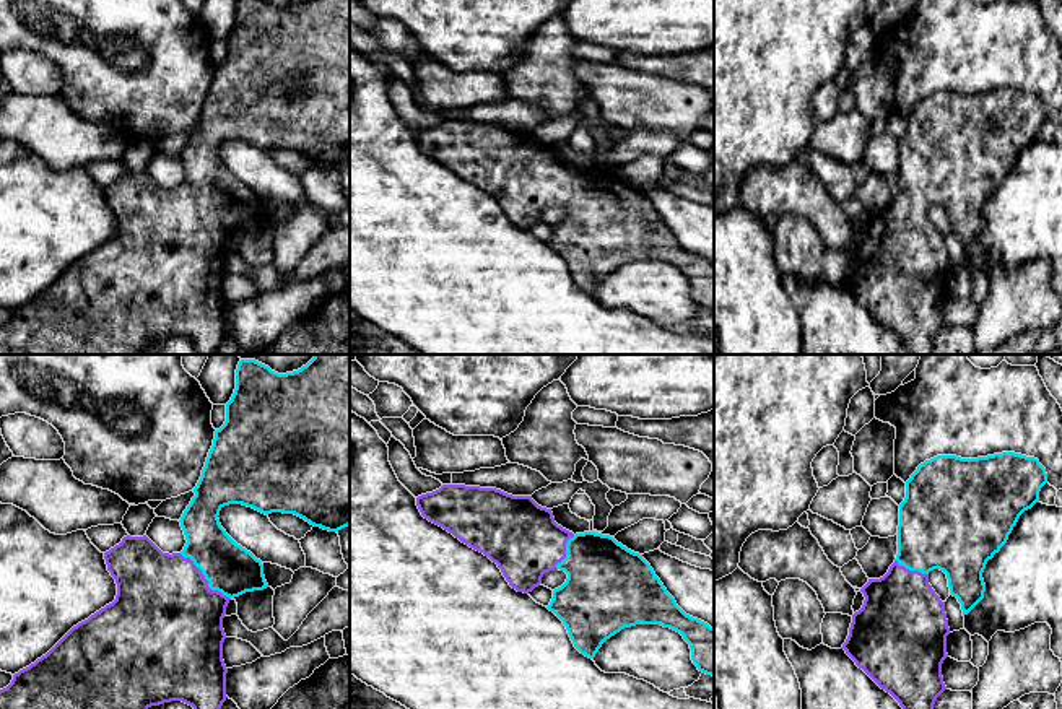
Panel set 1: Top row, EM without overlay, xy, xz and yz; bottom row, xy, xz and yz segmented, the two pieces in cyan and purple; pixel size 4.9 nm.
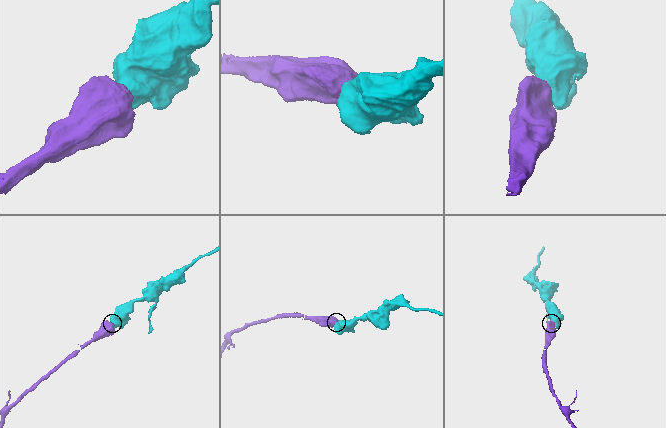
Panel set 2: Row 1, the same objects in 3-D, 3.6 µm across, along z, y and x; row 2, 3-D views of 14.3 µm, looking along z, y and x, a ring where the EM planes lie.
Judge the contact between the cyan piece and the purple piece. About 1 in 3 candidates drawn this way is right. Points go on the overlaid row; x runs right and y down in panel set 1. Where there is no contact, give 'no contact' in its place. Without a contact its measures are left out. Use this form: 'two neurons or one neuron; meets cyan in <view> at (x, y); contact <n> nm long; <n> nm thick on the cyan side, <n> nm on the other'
one neuron; meets cyan in xy at (205, 578); contact 340 nm long; 240 nm thick on the cyan side, 480 nm on the other

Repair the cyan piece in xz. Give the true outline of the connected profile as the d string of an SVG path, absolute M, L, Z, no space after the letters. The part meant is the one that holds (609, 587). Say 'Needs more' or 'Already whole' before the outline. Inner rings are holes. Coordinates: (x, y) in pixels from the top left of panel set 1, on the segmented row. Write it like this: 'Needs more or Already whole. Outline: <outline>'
Needs more. Outline: M442 485L433 493L418 496L416 506L424 519L442 527L462 543L496 563L509 585L517 592L532 592L542 584L545 572L555 569L564 571L568 579L561 587L553 590L553 598L546 608L563 621L574 647L585 657L594 659L602 644L625 628L660 624L680 633L690 644L691 660L698 670L714 676L714 628L686 615L667 592L642 555L628 550L613 537L595 532L574 535L558 525L551 509L538 506L532 496L512 496L496 488Z

